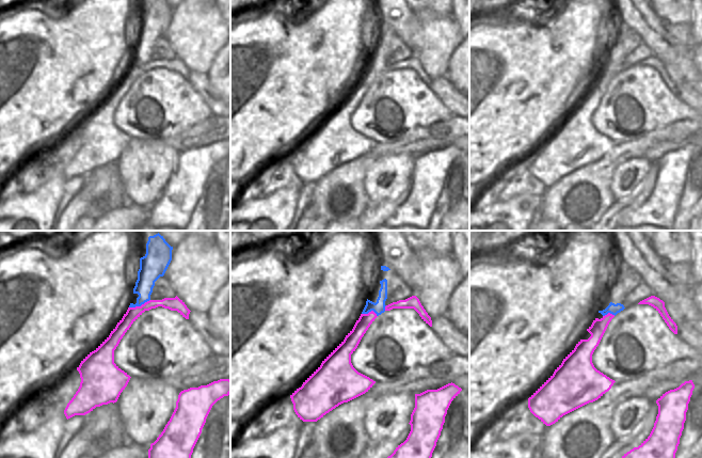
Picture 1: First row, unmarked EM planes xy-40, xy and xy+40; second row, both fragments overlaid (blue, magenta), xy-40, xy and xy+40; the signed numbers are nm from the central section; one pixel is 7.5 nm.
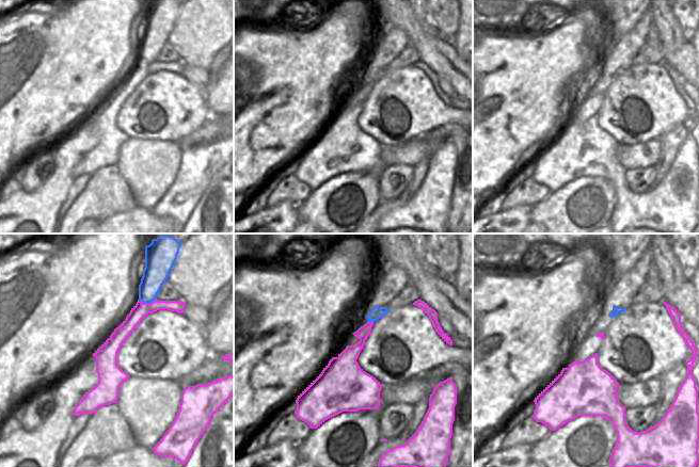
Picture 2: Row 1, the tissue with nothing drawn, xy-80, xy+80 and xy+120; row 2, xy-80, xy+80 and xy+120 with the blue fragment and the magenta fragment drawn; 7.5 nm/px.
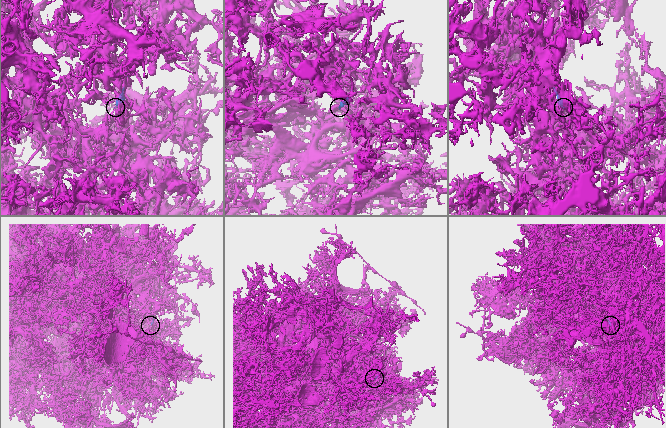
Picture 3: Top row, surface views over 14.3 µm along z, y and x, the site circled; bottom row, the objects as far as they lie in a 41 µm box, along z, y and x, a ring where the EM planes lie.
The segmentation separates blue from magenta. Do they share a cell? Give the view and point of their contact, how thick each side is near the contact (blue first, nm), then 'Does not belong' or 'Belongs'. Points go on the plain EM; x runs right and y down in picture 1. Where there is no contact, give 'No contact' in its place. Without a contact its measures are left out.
Touches blue at xy-40 (139, 66). Thickness 160 nm (blue) against 100 nm. Does not belong.

